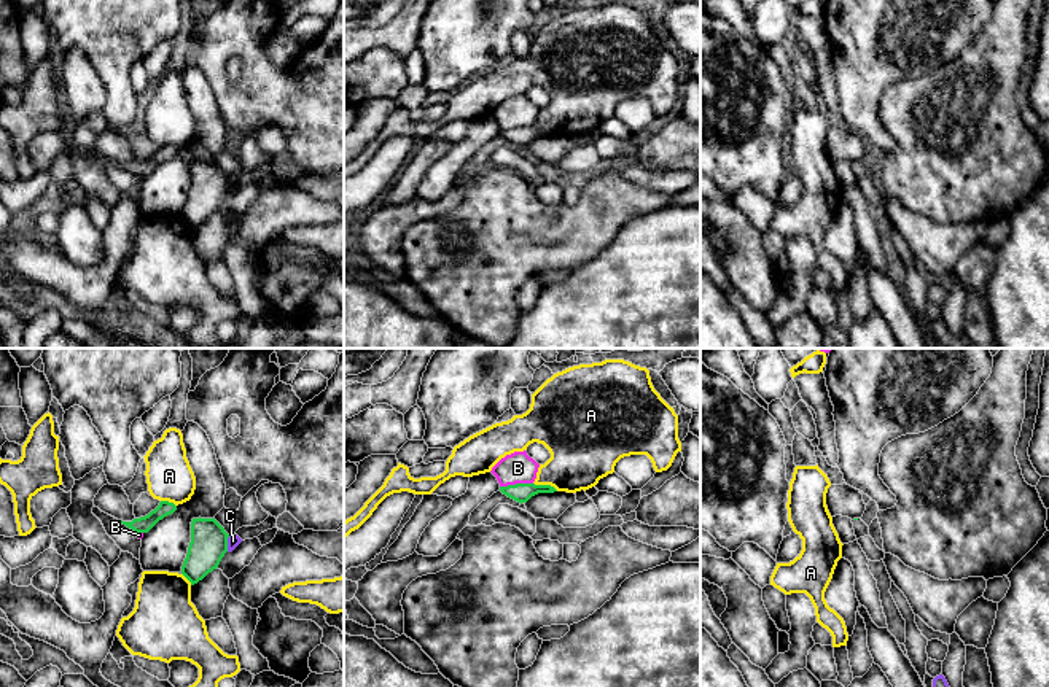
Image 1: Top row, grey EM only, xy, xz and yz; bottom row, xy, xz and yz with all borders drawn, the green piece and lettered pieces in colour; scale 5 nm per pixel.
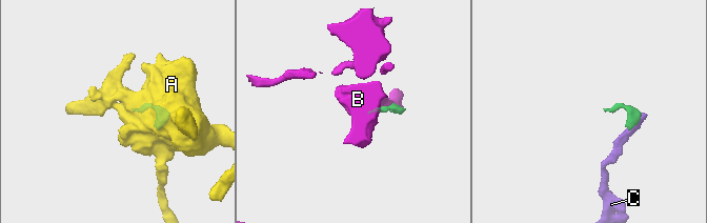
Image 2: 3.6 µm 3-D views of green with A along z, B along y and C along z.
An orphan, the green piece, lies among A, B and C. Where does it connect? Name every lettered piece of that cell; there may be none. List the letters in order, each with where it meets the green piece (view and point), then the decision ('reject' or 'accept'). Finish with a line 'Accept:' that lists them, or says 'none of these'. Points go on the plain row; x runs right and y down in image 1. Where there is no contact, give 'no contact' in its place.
A: contact xz (546, 129); reject
B: contact xz (516, 128); reject
C: contact xy (226, 186); reject
Accept: none of these

